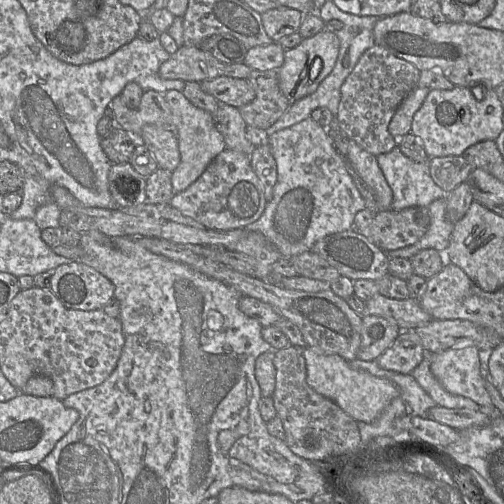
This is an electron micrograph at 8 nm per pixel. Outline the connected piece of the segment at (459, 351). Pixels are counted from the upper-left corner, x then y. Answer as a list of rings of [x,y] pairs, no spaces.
[[[468,346],[431,353],[430,370],[449,393],[467,397],[481,407],[494,408],[481,376],[478,348]]]

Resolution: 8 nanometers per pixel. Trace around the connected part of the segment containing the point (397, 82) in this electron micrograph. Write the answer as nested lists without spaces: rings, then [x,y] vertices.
[[[375,44],[360,57],[340,88],[336,120],[345,134],[367,152],[378,156],[398,145],[388,125],[404,98],[418,86],[420,70]]]

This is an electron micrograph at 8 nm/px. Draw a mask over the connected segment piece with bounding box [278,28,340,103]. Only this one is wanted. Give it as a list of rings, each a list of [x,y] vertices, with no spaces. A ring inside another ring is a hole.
[[[323,29],[311,38],[303,39],[296,47],[287,49],[284,52],[284,63],[278,69],[279,87],[285,97],[294,103],[312,93],[314,93],[320,83],[331,73],[340,50],[340,42],[337,35],[327,29]],[[320,58],[322,61],[322,69],[319,75],[314,79],[310,79],[310,66],[315,60]]]

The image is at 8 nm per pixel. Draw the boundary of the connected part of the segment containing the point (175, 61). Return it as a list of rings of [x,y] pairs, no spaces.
[[[183,45],[161,64],[159,75],[163,79],[200,83],[224,76],[227,65],[199,47]]]

